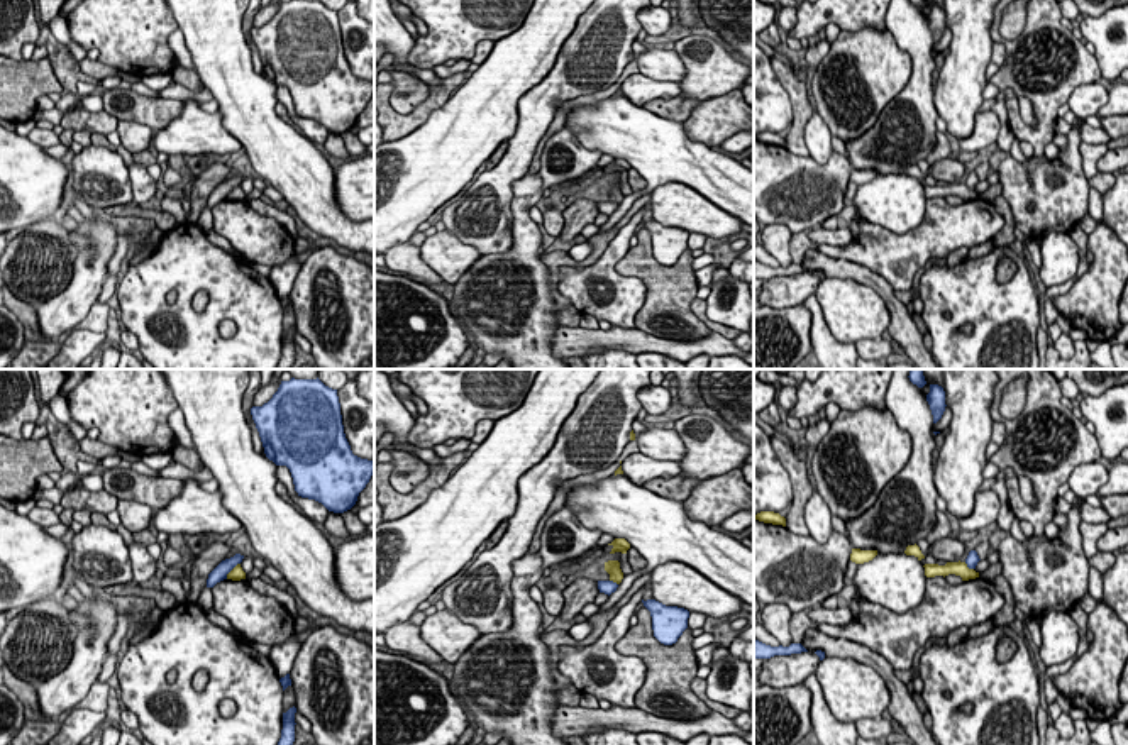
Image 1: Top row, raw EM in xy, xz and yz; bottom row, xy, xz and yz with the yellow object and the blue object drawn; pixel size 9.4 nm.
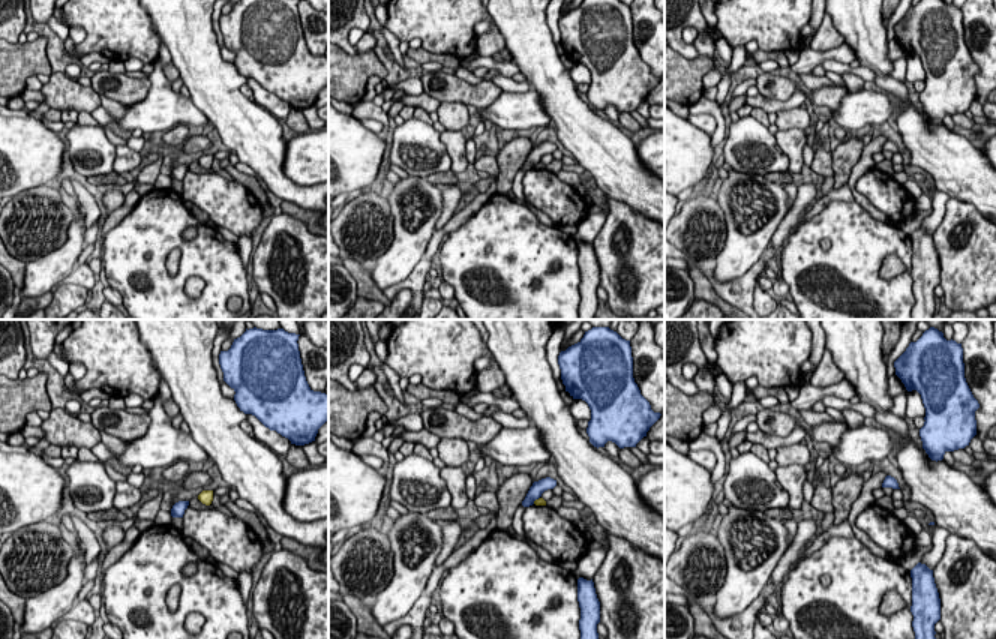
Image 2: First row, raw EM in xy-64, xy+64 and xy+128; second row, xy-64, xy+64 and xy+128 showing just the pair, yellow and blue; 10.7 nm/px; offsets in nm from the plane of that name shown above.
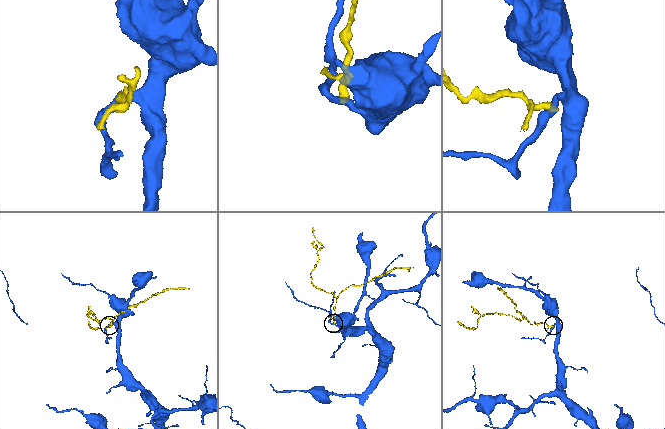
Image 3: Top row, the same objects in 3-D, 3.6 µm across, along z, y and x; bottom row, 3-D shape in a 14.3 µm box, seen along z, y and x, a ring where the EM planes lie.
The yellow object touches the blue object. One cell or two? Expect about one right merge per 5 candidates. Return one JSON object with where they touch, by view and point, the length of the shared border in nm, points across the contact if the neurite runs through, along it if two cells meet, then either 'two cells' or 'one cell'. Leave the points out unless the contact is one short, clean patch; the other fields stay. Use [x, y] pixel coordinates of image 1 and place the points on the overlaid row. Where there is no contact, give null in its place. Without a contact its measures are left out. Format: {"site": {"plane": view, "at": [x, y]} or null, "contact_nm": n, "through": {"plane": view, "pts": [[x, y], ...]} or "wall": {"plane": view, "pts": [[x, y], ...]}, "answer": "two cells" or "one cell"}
{"site": {"plane": "xy", "at": [231, 571]}, "contact_nm": 200, "wall": {"plane": "xy", "pts": [[239, 562], [226, 578]]}, "answer": "two cells"}

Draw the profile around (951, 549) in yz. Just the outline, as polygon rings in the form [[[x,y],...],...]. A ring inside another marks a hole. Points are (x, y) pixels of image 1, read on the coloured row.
[[[948,535],[933,542],[928,547],[928,554],[932,554],[937,560],[945,560],[945,562],[959,562],[964,552],[965,552],[965,545],[962,537]]]

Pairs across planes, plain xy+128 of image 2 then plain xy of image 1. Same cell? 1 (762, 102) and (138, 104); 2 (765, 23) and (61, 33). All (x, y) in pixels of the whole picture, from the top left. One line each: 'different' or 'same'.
1: different
2: different

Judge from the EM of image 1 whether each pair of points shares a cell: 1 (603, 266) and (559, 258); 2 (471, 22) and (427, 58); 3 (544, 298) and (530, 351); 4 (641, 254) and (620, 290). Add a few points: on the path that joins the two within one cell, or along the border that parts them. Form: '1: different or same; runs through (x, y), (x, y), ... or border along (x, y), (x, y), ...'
1: different; border along (617, 234), (591, 263), (563, 266), (558, 286)
2: same; runs through (461, 24), (437, 48)
3: same; runs through (530, 312), (530, 337)
4: different; border along (629, 248), (615, 268), (646, 288), (635, 315)

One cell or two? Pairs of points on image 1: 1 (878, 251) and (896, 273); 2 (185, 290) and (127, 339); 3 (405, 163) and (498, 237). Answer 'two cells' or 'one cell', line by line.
1: one cell
2: two cells
3: two cells

